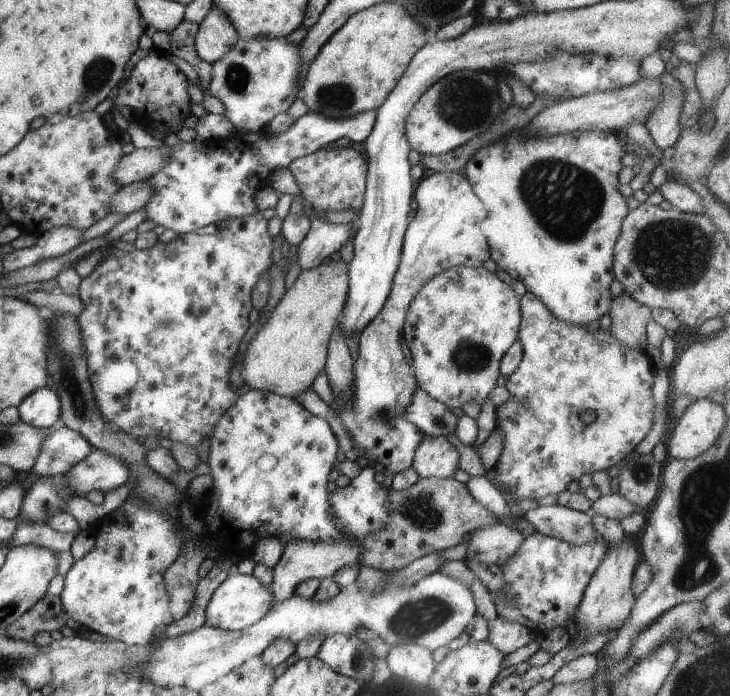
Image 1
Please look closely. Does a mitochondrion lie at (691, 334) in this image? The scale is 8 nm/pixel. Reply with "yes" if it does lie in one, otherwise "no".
no

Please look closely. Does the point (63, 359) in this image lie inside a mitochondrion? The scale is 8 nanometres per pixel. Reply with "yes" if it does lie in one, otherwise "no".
yes

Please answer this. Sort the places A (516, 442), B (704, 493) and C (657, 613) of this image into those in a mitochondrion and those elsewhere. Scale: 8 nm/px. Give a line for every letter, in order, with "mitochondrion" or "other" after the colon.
A: other
B: mitochondrion
C: other

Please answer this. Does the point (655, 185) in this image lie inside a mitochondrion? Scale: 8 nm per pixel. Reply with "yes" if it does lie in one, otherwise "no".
no

